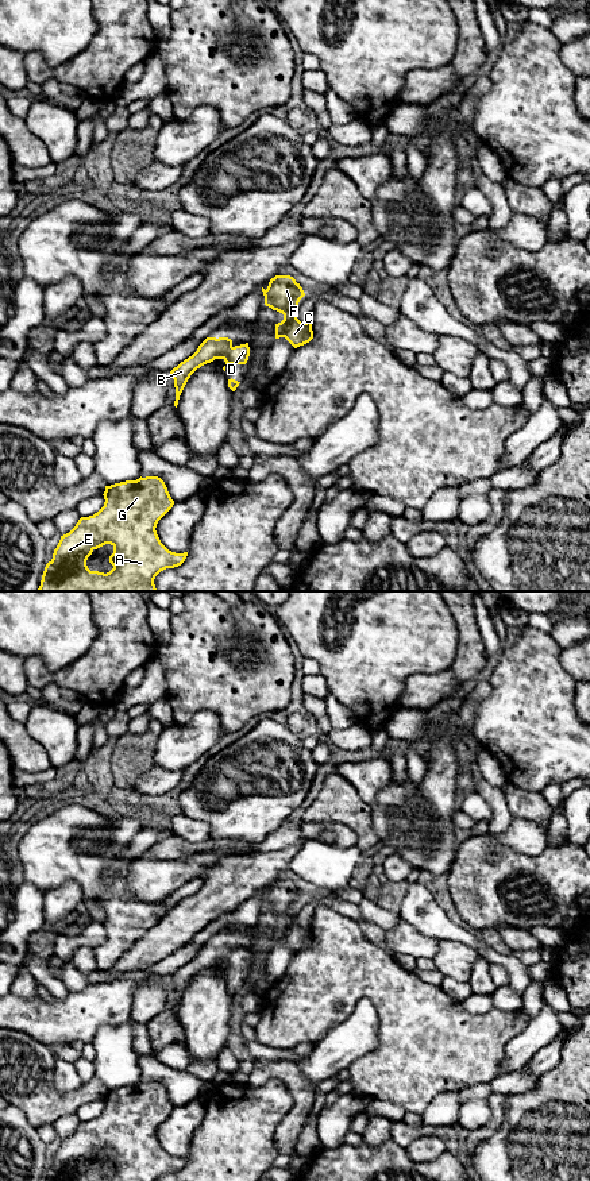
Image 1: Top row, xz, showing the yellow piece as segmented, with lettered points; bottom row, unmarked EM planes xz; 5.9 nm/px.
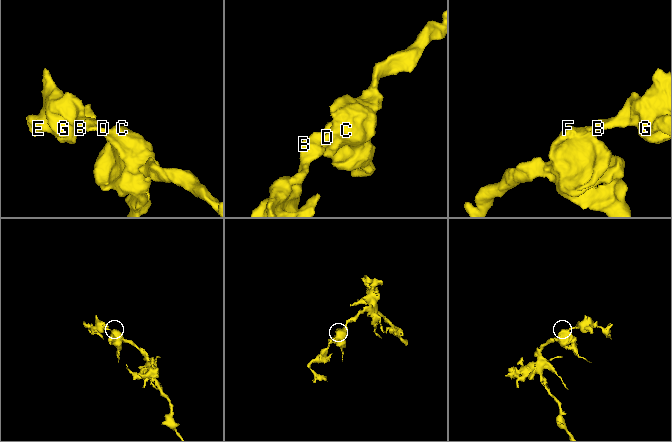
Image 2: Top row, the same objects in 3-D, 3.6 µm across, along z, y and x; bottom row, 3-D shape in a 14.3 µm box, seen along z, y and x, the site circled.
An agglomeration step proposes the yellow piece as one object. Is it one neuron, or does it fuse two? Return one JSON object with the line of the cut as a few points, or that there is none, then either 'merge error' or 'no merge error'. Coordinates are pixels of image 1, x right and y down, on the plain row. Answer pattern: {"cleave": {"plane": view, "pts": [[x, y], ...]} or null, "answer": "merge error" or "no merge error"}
{"cleave": null, "answer": "no merge error"}

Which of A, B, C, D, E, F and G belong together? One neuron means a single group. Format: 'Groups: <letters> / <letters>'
Groups: A B C D E F G

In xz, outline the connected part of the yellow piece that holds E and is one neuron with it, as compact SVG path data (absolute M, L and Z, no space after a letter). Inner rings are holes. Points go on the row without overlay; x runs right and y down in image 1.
M146 1081L105 1091L104 1111L89 1122L81 1122L76 1131L54 1154L53 1163L46 1169L42 1181L157 1181L166 1173L181 1170L188 1157L169 1155L157 1139L158 1126L173 1112L165 1087L158 1081ZM105 1149L113 1151L109 1168L113 1173L104 1178L90 1176L86 1170L92 1157Z

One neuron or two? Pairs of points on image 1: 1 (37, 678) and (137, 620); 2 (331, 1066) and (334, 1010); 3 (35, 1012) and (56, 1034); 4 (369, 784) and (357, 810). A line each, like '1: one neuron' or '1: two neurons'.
1: one neuron
2: two neurons
3: one neuron
4: two neurons

